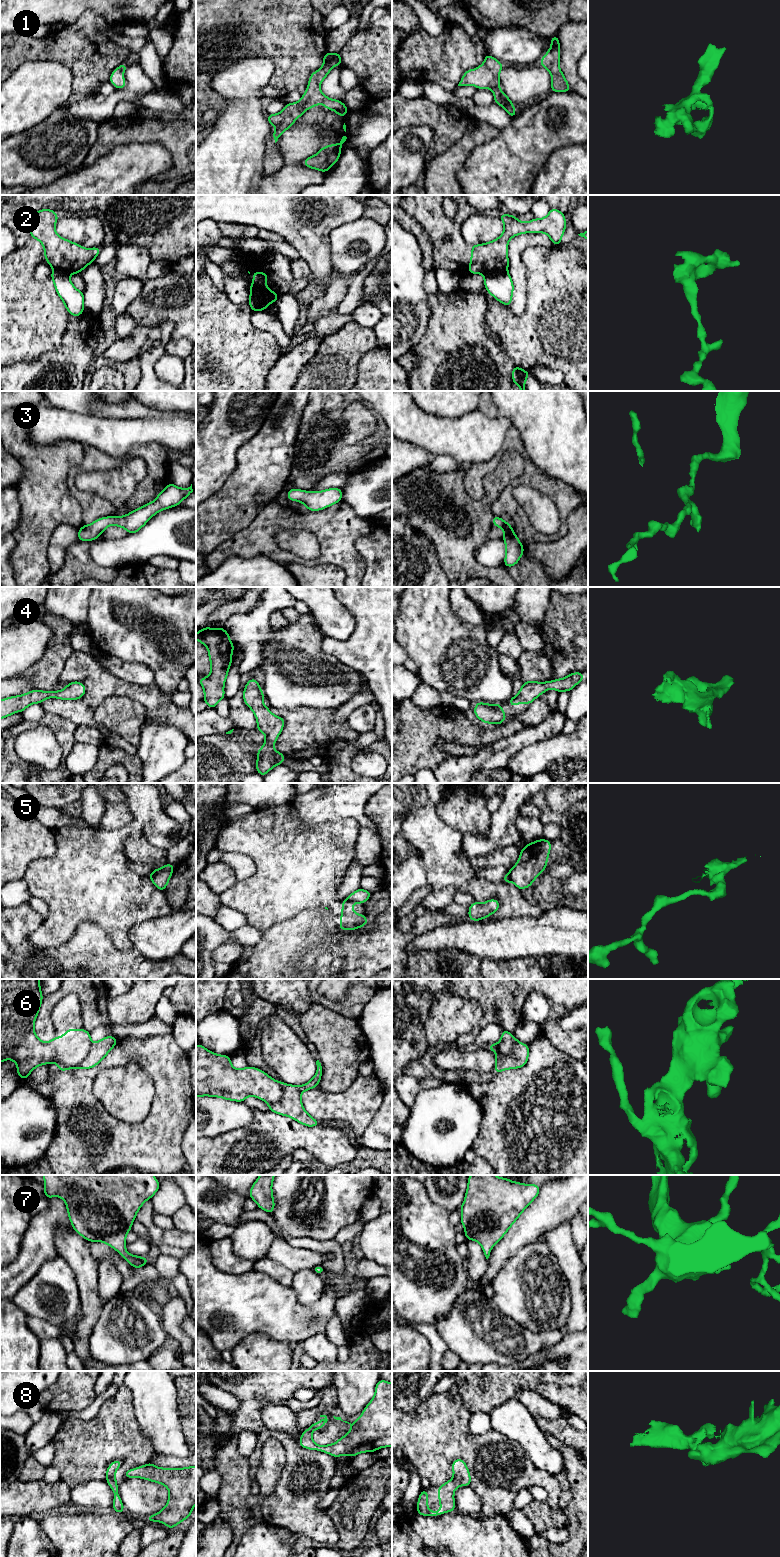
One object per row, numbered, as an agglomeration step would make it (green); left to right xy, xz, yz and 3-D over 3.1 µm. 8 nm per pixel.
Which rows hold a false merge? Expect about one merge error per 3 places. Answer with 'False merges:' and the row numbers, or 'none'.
False merges: 2, 5, 6

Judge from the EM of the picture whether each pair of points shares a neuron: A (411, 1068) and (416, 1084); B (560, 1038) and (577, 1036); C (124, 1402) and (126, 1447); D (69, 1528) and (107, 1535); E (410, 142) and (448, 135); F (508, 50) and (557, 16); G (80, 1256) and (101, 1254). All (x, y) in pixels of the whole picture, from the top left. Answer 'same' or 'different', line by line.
A: different
B: same
C: same
D: same
E: different
F: different
G: different

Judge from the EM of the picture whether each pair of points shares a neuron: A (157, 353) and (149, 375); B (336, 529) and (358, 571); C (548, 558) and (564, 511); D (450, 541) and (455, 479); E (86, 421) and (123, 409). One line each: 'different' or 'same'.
A: same
B: same
C: different
D: same
E: different

